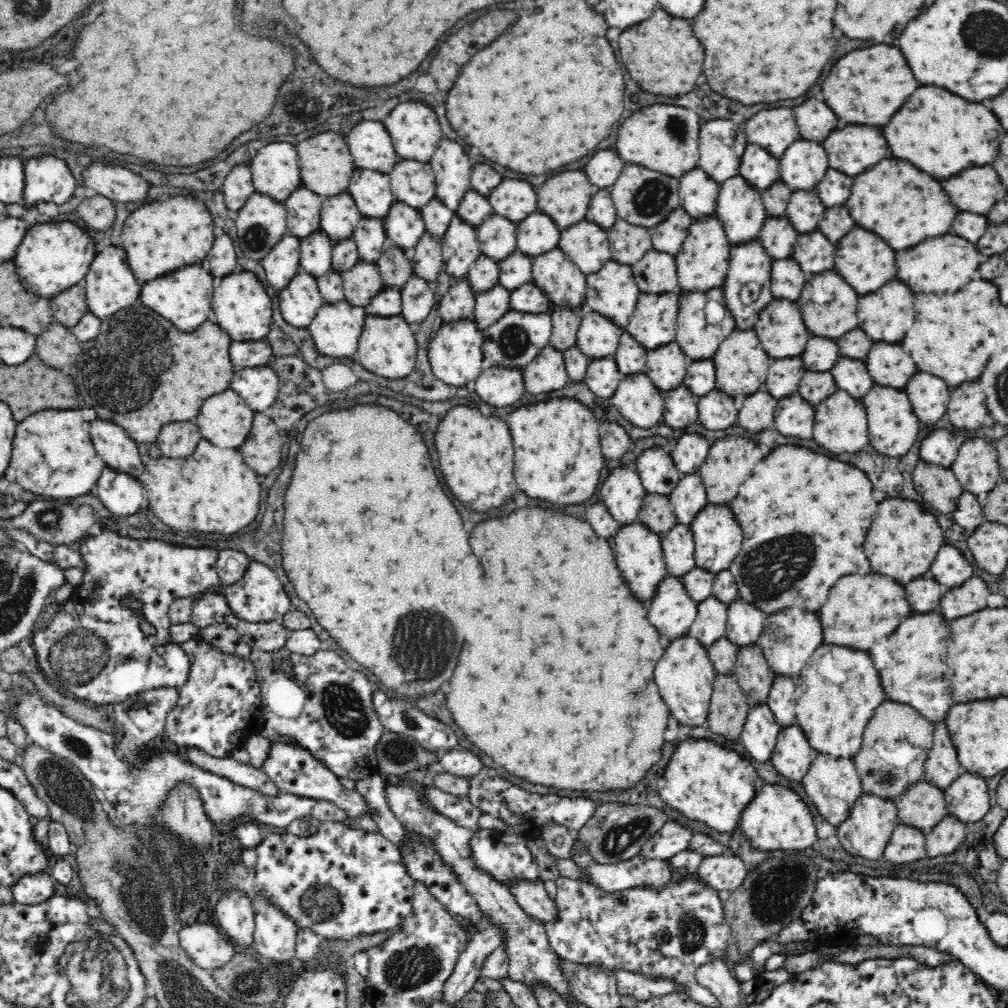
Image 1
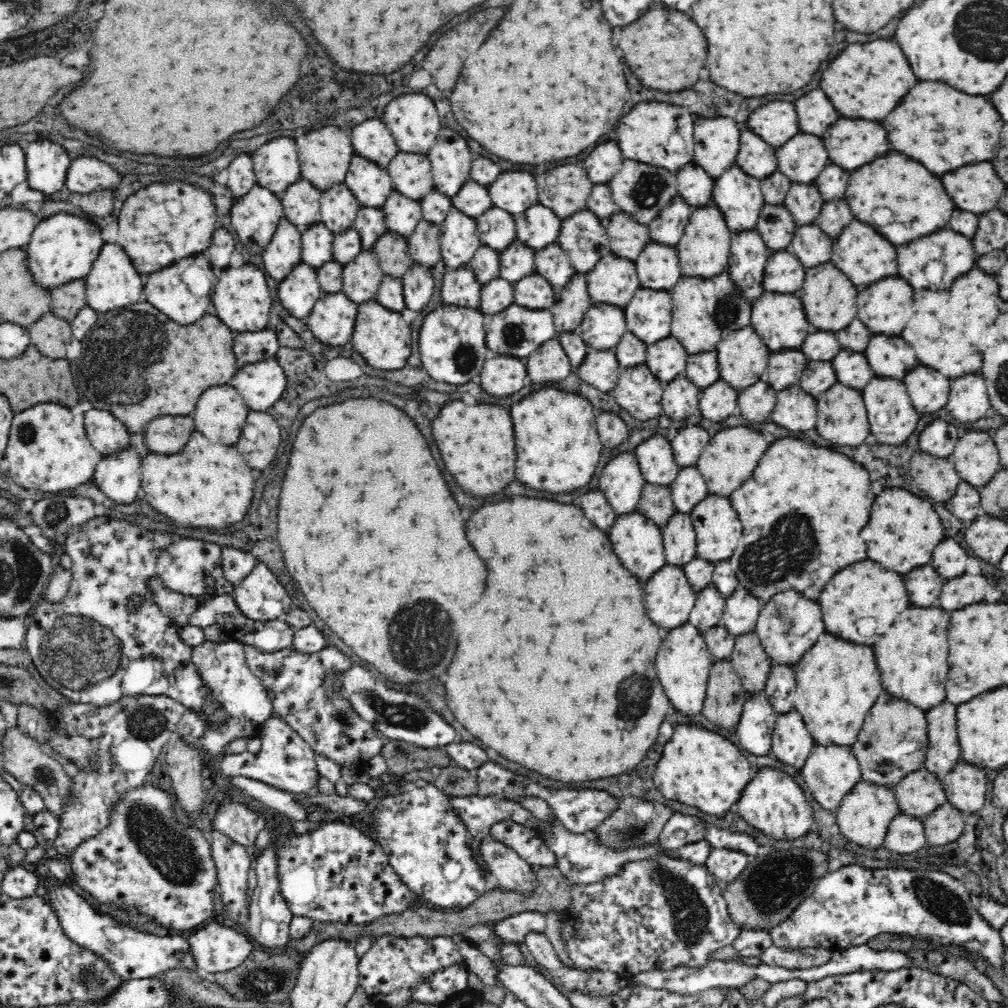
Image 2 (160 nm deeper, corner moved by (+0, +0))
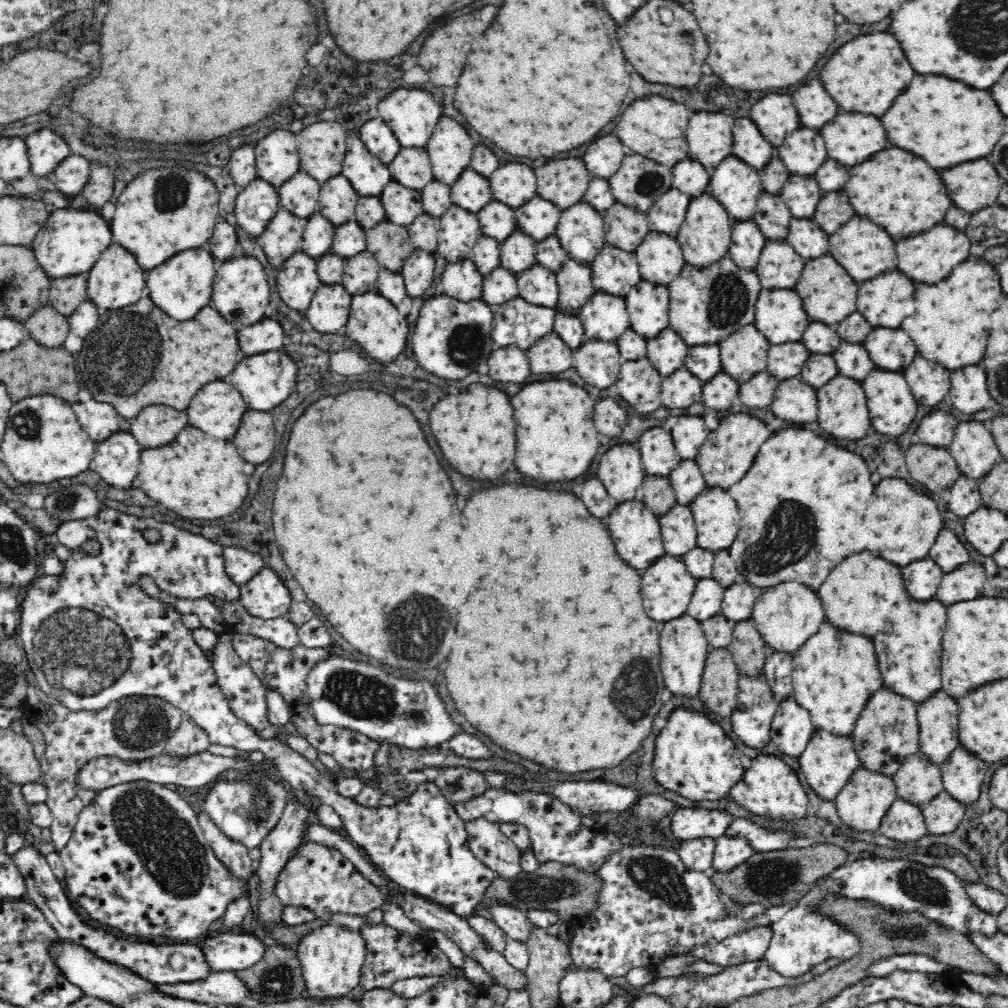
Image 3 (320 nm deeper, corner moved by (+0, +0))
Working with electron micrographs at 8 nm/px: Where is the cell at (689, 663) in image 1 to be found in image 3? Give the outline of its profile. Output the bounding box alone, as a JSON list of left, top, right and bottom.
[660,614,710,698]

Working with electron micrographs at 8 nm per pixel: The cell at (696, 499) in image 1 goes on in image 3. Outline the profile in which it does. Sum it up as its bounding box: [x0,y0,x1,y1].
[669,460,707,505]

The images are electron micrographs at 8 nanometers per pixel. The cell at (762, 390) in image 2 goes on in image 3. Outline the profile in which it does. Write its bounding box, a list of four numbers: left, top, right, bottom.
[738,370,778,410]

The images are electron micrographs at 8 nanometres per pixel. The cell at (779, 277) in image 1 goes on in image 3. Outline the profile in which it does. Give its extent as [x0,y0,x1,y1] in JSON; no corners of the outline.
[755,240,804,290]

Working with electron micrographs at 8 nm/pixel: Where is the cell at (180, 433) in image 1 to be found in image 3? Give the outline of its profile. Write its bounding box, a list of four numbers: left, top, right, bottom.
[130,404,188,449]

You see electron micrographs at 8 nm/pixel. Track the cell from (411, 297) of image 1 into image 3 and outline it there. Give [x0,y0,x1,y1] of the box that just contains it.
[401,250,434,299]

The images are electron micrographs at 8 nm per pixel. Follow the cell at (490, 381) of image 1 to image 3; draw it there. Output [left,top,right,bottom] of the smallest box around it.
[488,347,531,384]

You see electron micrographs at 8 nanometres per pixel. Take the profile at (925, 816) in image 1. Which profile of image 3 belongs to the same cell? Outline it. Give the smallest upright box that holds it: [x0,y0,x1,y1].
[893,754,944,808]

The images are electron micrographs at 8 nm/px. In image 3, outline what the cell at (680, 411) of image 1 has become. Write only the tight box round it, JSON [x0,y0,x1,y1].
[661,368,704,410]

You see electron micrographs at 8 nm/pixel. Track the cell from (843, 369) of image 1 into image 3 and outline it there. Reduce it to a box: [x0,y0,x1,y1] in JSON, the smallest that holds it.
[832,342,874,380]

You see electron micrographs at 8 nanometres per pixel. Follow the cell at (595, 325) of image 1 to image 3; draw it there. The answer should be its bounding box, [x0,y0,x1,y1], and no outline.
[579,293,631,343]

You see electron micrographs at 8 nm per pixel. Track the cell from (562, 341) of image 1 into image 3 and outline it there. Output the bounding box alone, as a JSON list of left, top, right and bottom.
[556,260,596,317]

